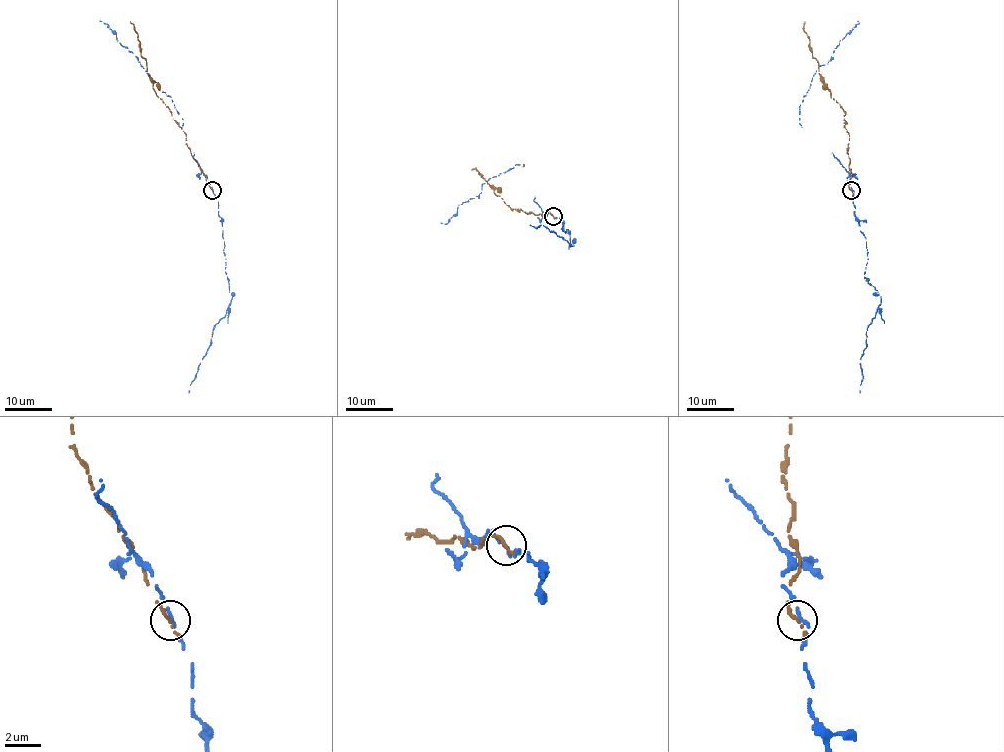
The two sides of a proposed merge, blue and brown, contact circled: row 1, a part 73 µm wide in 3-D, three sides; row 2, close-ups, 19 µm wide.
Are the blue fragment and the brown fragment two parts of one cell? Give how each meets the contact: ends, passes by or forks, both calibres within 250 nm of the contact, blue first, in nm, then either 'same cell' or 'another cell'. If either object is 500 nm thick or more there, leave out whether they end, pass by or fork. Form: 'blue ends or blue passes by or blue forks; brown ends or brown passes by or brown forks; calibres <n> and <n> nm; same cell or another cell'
blue passes by; brown ends; calibres 170 and 240 nm; another cell

